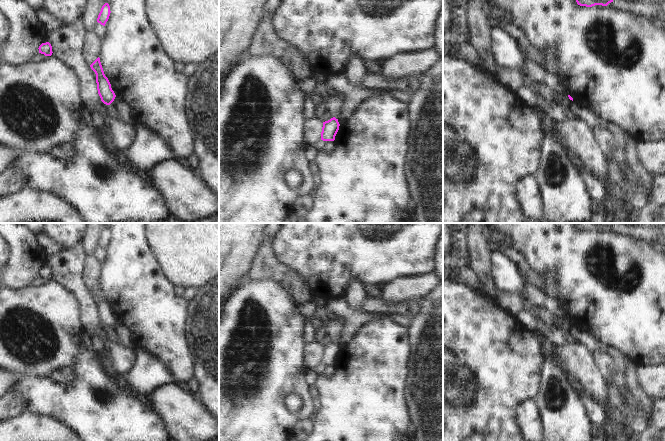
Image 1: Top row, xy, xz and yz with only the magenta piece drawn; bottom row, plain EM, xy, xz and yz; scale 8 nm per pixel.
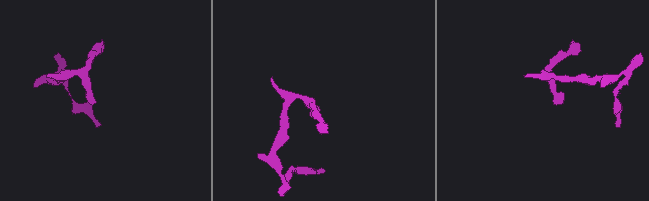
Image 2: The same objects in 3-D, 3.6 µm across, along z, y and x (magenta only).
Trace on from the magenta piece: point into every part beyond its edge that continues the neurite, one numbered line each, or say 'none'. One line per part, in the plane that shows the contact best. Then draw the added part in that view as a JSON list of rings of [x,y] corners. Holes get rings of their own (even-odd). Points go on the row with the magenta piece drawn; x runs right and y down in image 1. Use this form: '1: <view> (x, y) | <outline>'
none

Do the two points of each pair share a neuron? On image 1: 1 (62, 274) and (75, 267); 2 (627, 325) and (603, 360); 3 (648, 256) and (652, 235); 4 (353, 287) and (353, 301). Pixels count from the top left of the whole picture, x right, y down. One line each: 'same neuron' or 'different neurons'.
1: same neuron
2: different neurons
3: different neurons
4: same neuron

